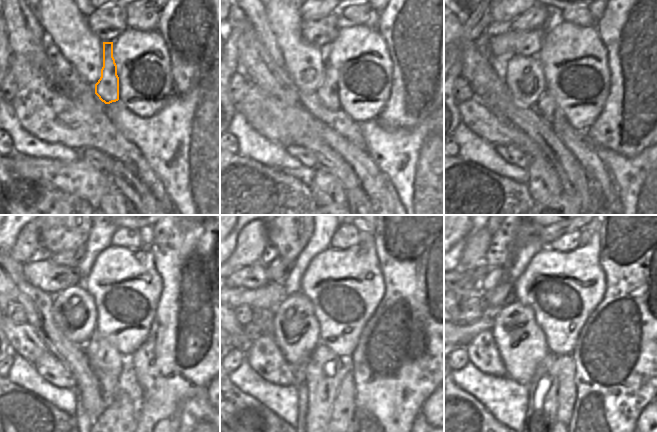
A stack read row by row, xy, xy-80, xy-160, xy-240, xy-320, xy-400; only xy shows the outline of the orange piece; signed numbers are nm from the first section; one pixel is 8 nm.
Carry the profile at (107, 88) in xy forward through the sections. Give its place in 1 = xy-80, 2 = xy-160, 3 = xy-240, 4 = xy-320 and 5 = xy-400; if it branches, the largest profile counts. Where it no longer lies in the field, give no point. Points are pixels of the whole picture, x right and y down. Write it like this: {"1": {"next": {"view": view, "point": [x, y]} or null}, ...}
{"1": {"next": {"view": "xy-80", "point": [328, 92]}}, "2": {"next": {"view": "xy-160", "point": [546, 107]}}, "3": {"next": {"view": "xy-240", "point": [100, 353]}}, "4": {"next": {"view": "xy-320", "point": [323, 372]}}, "5": {"next": {"view": "xy-400", "point": [541, 415]}}}

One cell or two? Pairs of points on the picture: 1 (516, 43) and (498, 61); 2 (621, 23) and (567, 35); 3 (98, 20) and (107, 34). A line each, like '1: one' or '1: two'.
1: one
2: two
3: one

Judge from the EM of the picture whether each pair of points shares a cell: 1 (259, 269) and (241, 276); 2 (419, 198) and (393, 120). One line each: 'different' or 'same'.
1: same
2: different

